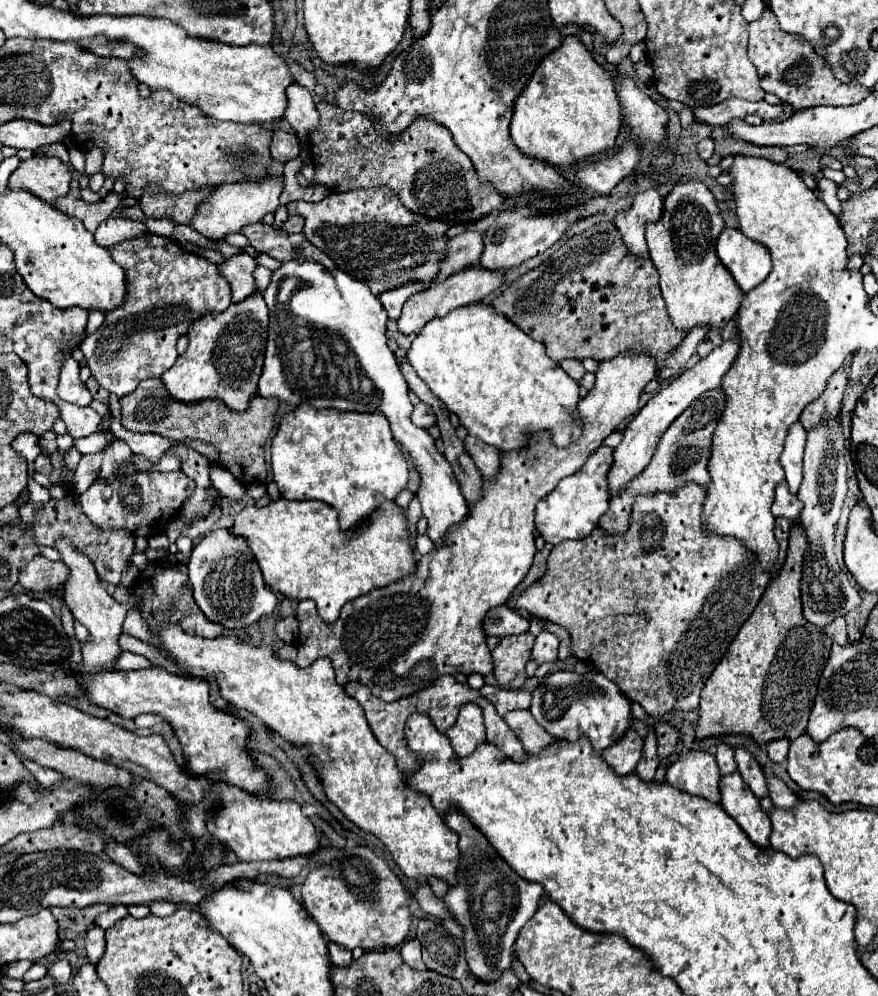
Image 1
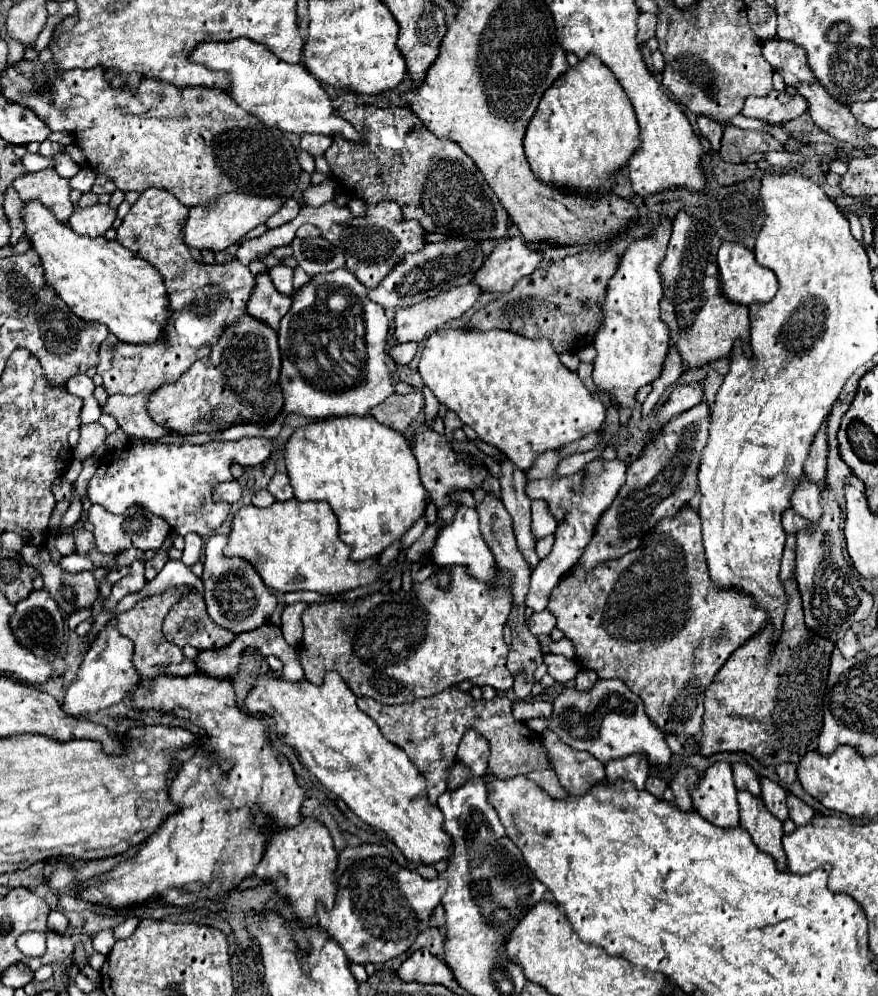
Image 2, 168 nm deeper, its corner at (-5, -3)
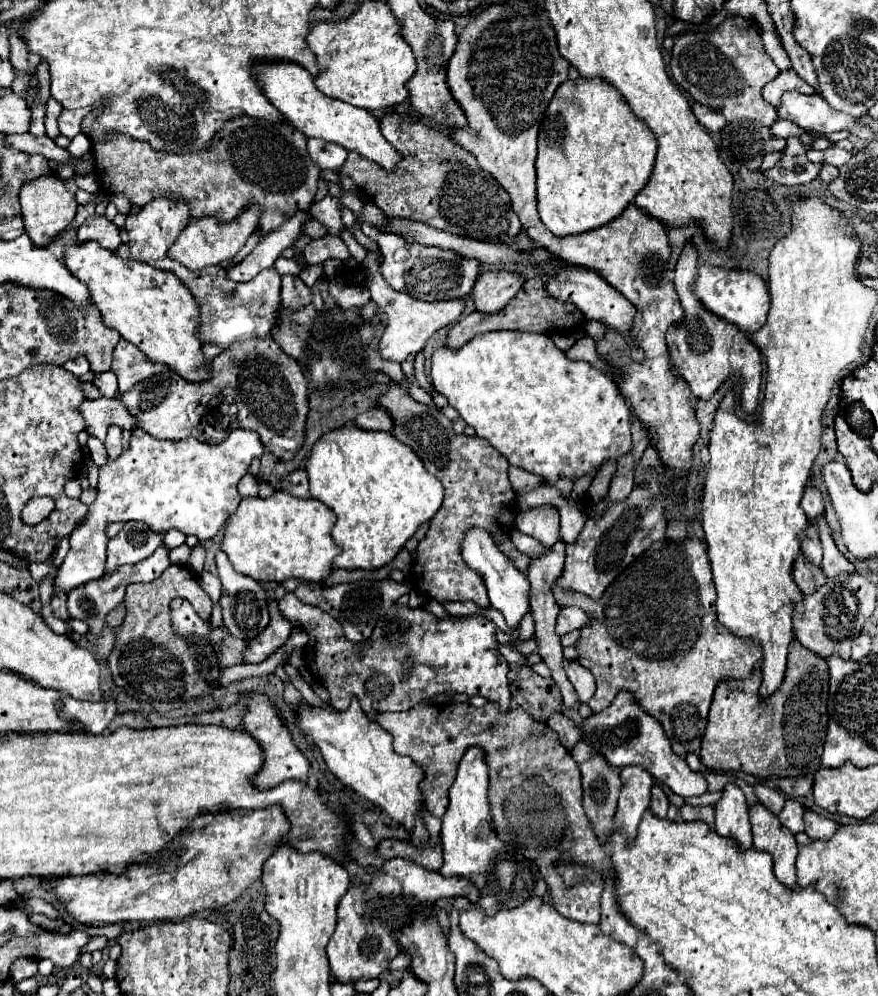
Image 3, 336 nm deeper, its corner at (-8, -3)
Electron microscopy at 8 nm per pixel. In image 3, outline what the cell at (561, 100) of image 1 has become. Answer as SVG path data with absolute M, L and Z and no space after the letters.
M582 78L580 82L564 82L540 124L538 138L538 214L546 228L556 236L572 236L596 230L612 220L616 220L628 204L640 194L646 186L656 160L656 138L644 122L640 122L624 102L620 102L620 94L604 82L588 82Z

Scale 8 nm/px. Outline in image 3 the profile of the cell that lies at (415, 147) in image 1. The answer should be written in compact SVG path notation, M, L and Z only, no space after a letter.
M396 114L380 118L380 126L384 138L402 154L402 162L396 170L384 170L376 162L350 152L340 174L352 178L352 182L380 210L384 210L384 214L420 218L420 222L428 222L428 226L440 226L440 230L484 242L514 242L522 226L512 210L510 194L490 172L478 166L476 158L468 150L458 146L448 134L410 118L398 118Z

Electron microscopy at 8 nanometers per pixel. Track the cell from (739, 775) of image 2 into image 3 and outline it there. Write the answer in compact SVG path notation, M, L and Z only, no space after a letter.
M758 784L758 786L754 786L754 792L756 792L760 804L764 804L772 814L780 814L780 812L782 812L786 798L784 798L780 792L768 788L766 784Z

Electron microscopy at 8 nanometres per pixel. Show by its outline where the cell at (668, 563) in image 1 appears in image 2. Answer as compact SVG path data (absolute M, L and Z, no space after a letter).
M683 506L673 518L663 518L641 540L639 548L585 570L575 564L553 588L547 610L557 618L557 628L575 644L577 662L595 670L599 678L619 678L631 692L641 696L645 712L663 732L697 736L703 720L705 688L727 658L765 622L765 610L753 606L745 590L719 588L709 578L709 568L701 544L701 520L697 510Z

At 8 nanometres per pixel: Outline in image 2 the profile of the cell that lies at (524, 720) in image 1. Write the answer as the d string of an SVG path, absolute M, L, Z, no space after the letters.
M545 730L541 734L541 744L545 746L549 764L553 772L559 778L559 784L569 794L585 794L587 786L593 786L595 782L605 780L605 768L603 762L597 762L593 754L577 752L569 748L565 742L557 738L557 734Z

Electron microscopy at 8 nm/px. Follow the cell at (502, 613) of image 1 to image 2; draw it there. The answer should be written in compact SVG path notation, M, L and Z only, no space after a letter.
M543 610L543 612L537 612L537 614L531 614L527 618L527 628L531 630L533 636L539 636L539 634L549 634L553 628L555 628L555 618Z

